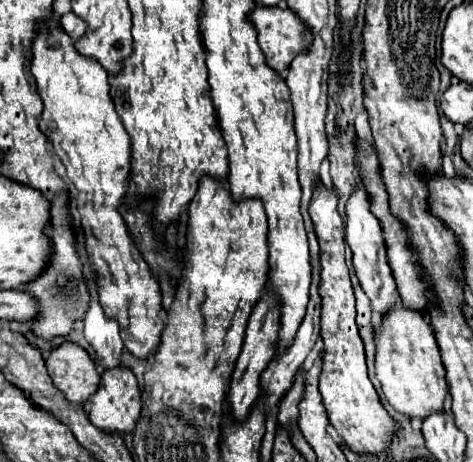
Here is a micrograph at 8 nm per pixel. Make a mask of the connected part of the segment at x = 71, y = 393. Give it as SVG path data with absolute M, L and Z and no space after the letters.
M63 342L47 358L47 372L67 400L83 404L99 386L99 372L89 352L75 342Z

